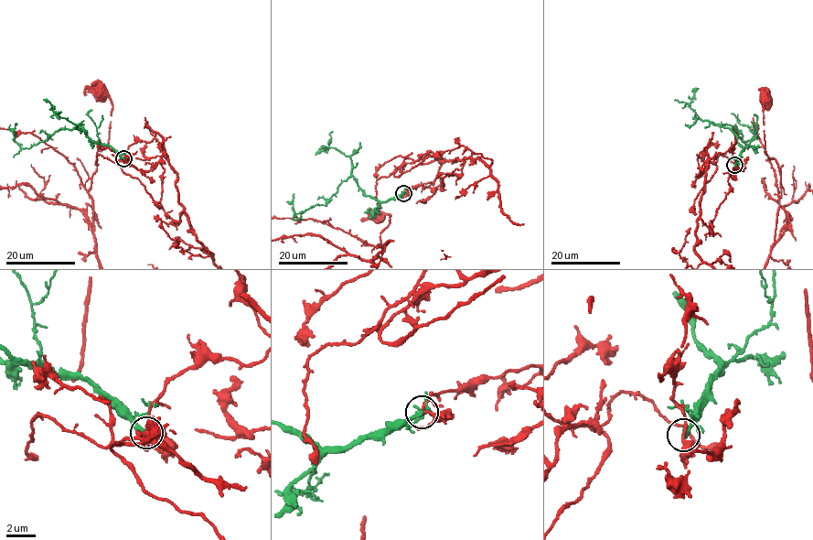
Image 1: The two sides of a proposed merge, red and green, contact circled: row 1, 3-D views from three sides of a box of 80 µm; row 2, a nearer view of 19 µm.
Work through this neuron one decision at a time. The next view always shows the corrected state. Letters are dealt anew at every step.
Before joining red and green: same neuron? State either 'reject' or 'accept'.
reject

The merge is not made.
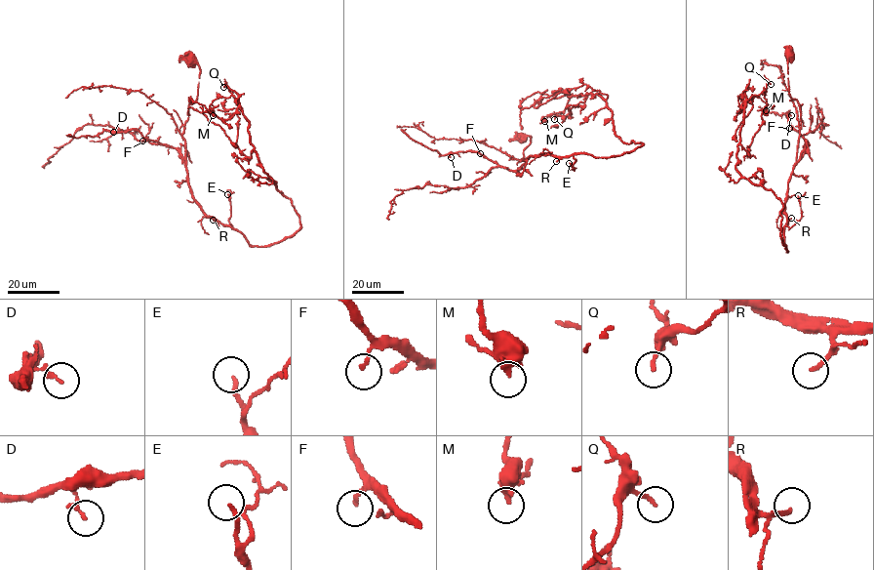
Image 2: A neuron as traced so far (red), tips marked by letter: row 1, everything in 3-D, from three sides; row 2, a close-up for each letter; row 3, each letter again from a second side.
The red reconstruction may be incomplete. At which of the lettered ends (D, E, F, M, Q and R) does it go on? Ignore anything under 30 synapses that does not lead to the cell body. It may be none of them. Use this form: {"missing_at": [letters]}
{"missing_at": ["R"]}

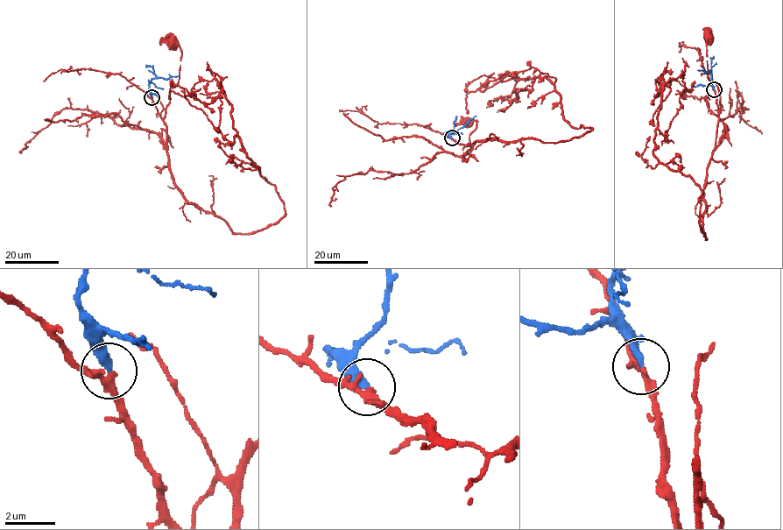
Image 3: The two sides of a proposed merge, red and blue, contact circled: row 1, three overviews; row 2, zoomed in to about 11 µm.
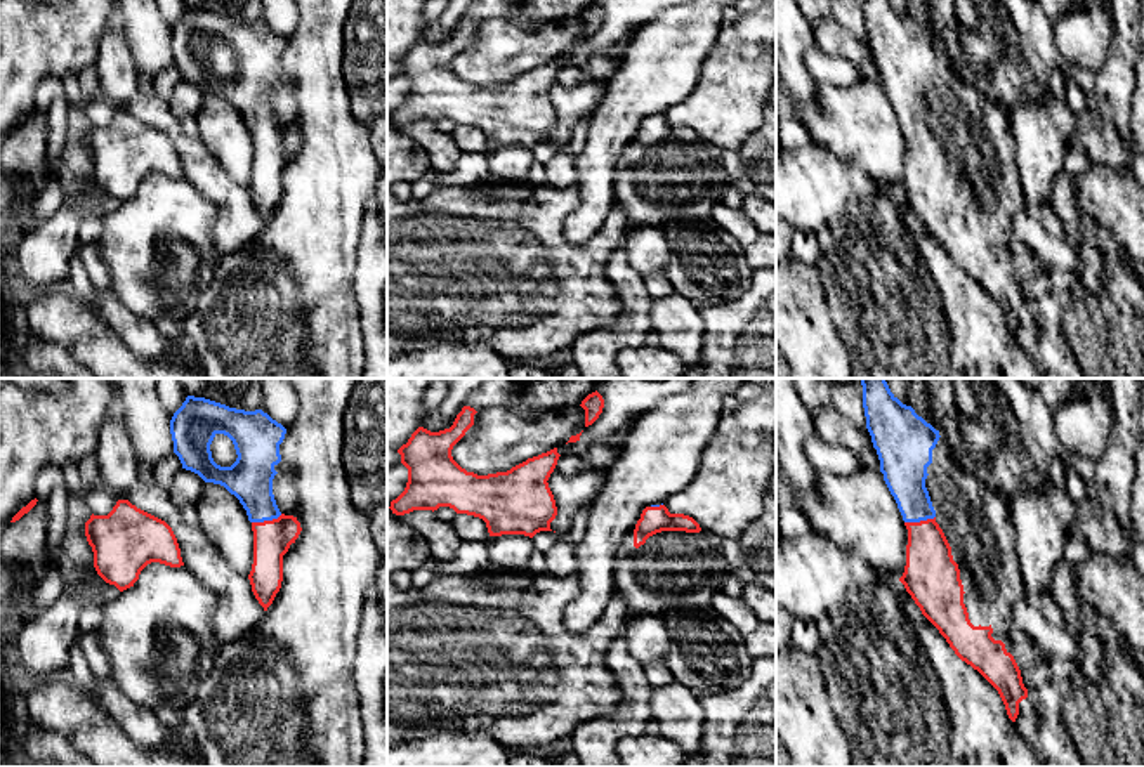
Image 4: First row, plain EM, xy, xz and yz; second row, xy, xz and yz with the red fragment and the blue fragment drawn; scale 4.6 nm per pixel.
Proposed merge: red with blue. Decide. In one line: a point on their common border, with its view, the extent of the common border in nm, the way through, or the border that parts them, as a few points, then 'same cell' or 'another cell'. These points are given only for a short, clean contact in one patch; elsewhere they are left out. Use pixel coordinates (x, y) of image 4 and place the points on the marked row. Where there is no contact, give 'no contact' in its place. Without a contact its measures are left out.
yz (920, 521) | 150 nm | across yz (931, 573), (920, 521), (905, 471) | same cell

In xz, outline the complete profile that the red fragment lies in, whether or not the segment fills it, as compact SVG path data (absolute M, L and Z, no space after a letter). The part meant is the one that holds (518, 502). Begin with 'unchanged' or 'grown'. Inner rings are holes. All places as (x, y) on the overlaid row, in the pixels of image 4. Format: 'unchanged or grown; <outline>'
unchanged; M464 406L450 429L431 432L418 427L398 453L408 469L404 491L391 502L396 515L413 510L450 507L457 514L479 517L490 536L552 531L557 515L549 477L554 472L557 448L528 458L507 472L477 475L462 469L451 456L453 446L474 425L477 411Z

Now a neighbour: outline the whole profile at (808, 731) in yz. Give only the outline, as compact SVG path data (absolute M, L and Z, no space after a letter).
M776 649L776 767L852 767L818 652Z

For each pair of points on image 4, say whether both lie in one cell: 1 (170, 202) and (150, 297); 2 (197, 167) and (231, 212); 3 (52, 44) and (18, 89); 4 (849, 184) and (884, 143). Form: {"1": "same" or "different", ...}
{"1": "same", "2": "same", "3": "same", "4": "different"}

